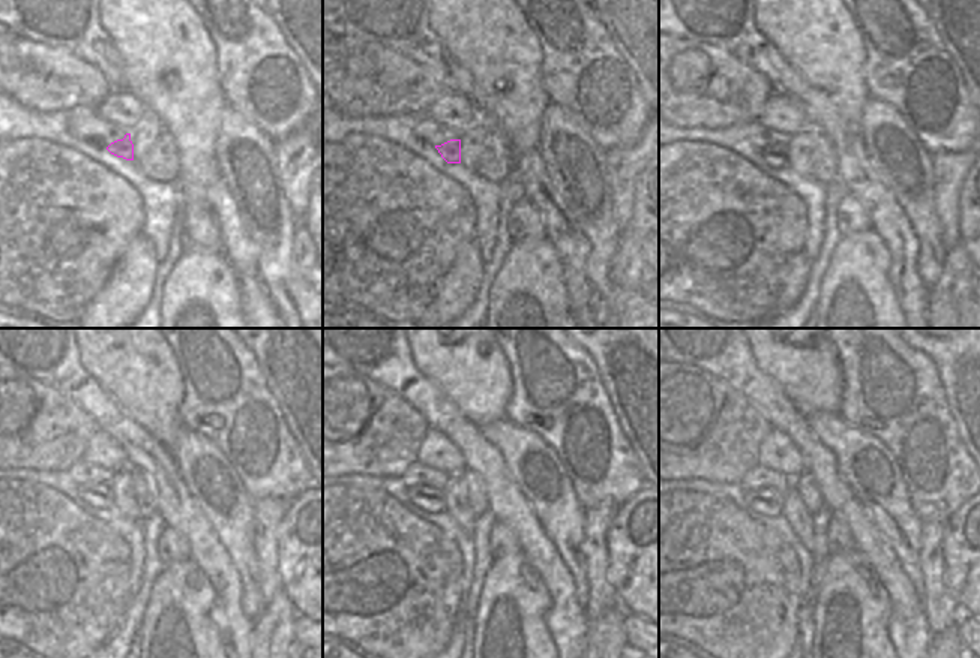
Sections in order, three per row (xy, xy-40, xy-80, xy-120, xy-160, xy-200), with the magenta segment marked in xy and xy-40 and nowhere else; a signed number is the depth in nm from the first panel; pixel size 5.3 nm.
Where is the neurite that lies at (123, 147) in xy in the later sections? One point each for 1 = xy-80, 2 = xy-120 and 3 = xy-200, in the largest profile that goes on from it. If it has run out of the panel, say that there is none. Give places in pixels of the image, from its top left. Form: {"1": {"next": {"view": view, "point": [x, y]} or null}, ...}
{"1": {"next": {"view": "xy-80", "point": [776, 155]}}, "2": {"next": {"view": "xy-120", "point": [95, 495]}}, "3": {"next": {"view": "xy-200", "point": [767, 501]}}}

